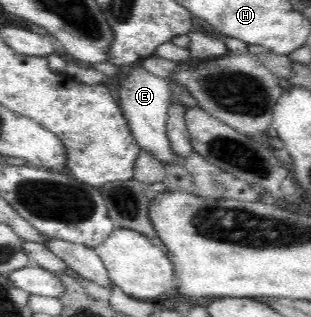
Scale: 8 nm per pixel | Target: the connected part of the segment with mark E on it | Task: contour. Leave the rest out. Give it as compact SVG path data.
M137 66L122 81L118 87L120 106L126 117L131 134L141 150L146 151L160 164L178 163L177 155L167 137L168 106L170 101L169 83L166 80L150 74L144 67Z

